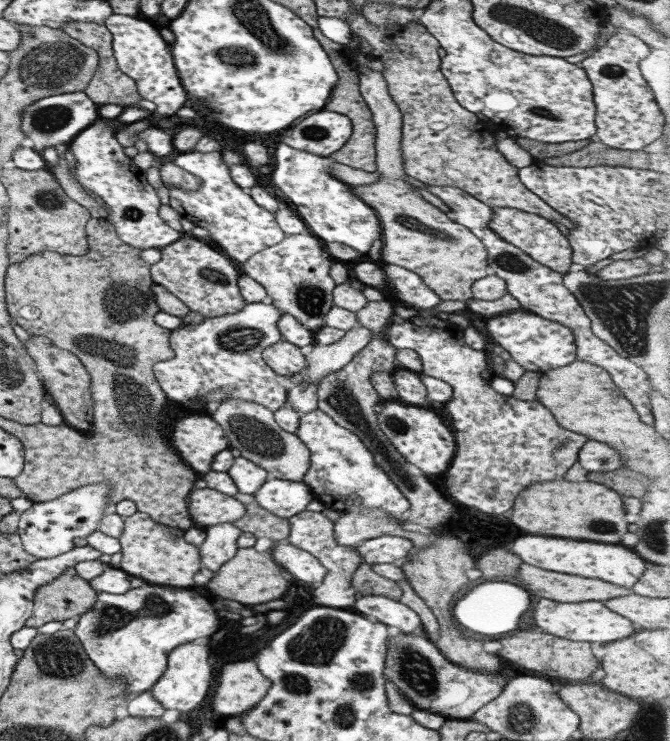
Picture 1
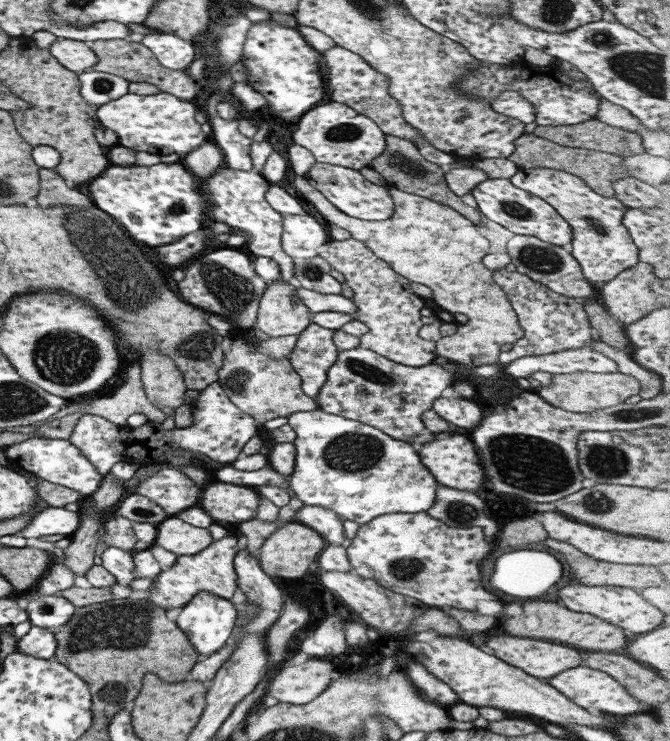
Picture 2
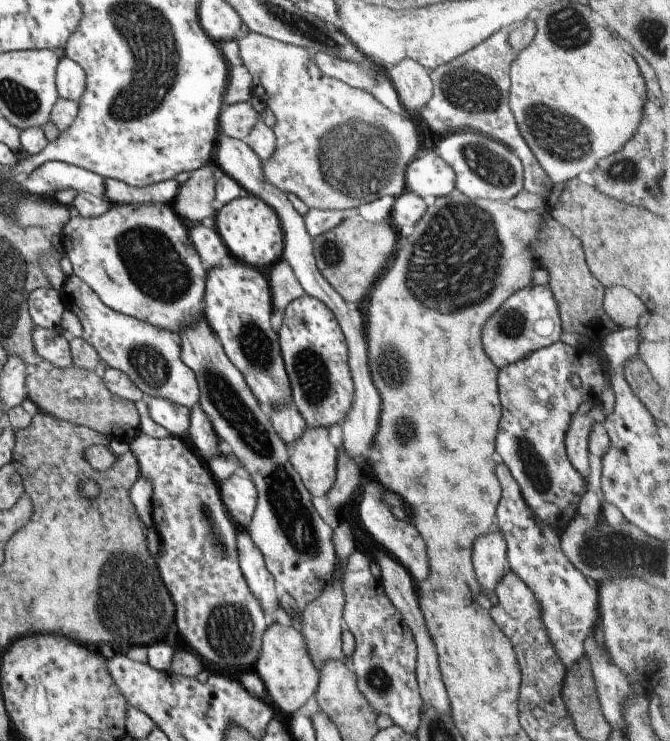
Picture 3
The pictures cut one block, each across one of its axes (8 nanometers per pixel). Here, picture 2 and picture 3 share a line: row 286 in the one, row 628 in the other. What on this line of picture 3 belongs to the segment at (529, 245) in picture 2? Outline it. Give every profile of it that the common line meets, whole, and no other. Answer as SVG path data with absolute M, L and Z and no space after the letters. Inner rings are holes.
M497 460L493 474L500 486L493 527L505 542L508 570L529 588L537 600L541 624L545 626L549 644L565 672L569 672L569 668L577 666L583 651L583 640L593 633L598 618L596 585L587 585L585 578L567 562L559 547L559 532L537 522L529 506L523 502L515 480L500 460Z

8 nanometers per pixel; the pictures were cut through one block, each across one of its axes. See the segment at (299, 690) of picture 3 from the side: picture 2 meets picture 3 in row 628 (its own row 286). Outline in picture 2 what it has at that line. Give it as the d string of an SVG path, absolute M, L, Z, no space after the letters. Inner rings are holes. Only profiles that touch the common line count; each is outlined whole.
M278 279L271 284L267 284L265 291L258 302L255 324L252 329L264 332L268 337L282 337L289 335L298 335L307 325L309 325L309 310L299 300L296 295L296 285L287 284Z

